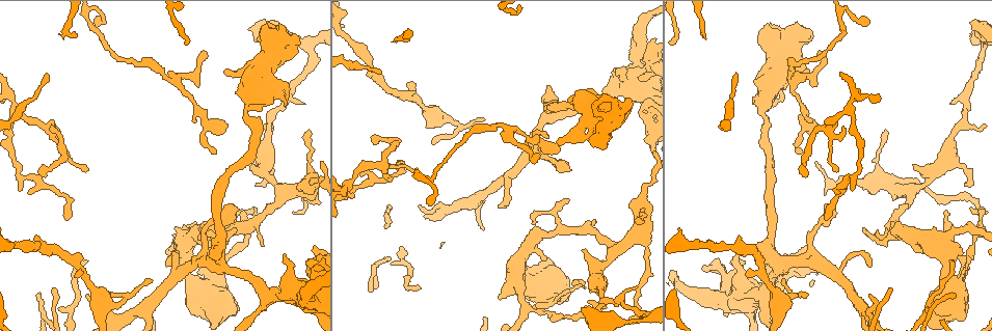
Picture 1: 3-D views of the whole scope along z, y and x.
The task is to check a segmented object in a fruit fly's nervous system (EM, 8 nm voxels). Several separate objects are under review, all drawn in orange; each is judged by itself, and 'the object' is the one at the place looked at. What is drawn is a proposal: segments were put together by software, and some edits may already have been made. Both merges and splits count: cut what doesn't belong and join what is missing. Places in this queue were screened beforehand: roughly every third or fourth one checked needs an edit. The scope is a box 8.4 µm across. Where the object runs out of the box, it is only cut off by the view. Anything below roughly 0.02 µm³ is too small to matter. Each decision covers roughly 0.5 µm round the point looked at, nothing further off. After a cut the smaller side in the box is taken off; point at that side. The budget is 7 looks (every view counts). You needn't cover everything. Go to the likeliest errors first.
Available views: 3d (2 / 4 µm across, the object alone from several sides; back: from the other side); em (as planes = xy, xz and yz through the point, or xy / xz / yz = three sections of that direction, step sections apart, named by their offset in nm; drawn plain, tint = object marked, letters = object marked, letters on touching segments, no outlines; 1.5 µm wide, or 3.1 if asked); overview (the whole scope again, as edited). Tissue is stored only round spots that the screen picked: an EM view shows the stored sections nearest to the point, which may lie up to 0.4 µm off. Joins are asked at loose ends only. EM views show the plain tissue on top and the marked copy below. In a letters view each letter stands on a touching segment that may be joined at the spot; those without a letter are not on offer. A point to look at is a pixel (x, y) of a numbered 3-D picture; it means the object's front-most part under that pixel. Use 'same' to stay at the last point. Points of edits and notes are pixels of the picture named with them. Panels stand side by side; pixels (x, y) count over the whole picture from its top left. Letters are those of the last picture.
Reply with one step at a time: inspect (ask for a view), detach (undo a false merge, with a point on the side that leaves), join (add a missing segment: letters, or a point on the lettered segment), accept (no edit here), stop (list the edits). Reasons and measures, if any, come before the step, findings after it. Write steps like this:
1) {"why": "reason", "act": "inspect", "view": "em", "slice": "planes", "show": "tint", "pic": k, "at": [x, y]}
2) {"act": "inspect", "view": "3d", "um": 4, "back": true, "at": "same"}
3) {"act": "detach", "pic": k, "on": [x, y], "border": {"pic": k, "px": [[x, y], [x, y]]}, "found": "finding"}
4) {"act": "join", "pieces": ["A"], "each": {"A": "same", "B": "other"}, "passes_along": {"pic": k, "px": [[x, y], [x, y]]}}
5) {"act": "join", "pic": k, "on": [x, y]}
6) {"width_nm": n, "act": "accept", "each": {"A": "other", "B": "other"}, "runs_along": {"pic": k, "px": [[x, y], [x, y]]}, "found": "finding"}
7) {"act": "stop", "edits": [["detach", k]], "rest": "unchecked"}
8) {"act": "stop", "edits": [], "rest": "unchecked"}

{"act": "inspect", "view": "em", "slice": "planes", "show": "letters", "pic": 1, "at": [595, 221]}

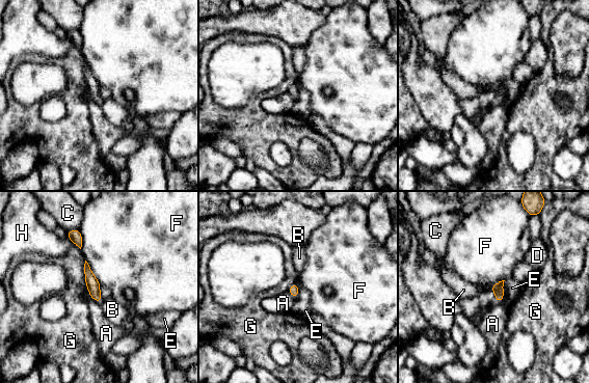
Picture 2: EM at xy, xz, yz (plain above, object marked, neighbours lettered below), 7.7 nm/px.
{"longest_contact_nm": ["F", 240], "act": "accept", "each": {"A": "other", "B": "other", "C": "other", "D": "other", "E": "other", "F": "other", "G": "other", "H": "other"}, "border": {"pic": 2, "px": [[295, 282], [298, 286], [295, 299]]}, "found": "no lettered segment goes on from it"}

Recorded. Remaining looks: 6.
{"why": "branch stops here", "act": "inspect", "view": "em", "slice": "planes", "show": "letters", "pic": 1, "at": [837, 170]}

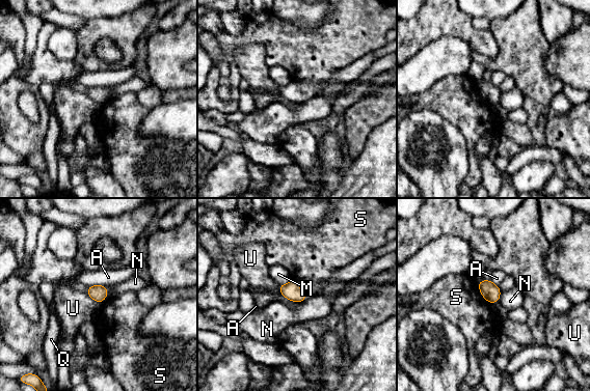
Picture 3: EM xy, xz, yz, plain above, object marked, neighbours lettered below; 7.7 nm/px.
{"width_nm": 130, "act": "accept", "each": {"A": "other", "M": "other", "N": "other", "Q": "other", "S": "other", "U": "other"}, "found": "no lettered segment goes on from it"}

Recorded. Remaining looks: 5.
{"act": "inspect", "view": "3d", "um": 2, "pic": 1, "at": [617, 74]}

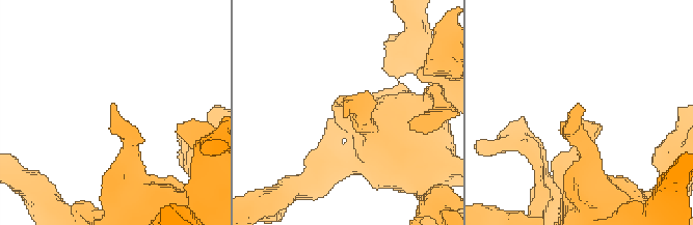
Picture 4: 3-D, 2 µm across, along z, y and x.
{"act": "inspect", "view": "em", "slice": "yz", "step": 8, "show": "tint", "pic": 4, "at": [343, 111]}

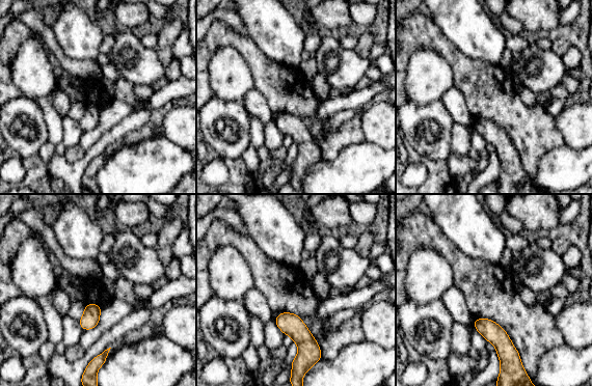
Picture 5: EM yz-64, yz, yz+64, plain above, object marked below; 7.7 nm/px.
{"act": "inspect", "view": "em", "slice": "xy", "step": 8, "show": "letters", "at": "same"}

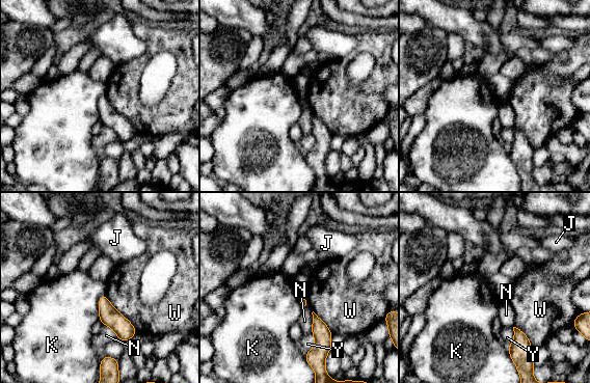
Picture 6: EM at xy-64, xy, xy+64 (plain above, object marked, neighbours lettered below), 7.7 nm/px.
{"act": "accept", "each": {"J": "other", "K": "other", "N": "other", "W": "other", "Y": "other"}, "border": {"pic": 6, "px": [[105, 294], [99, 299], [98, 320]]}, "found": "none of them fits"}

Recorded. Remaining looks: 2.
{"act": "stop", "edits": [], "rest": "unchecked"}

